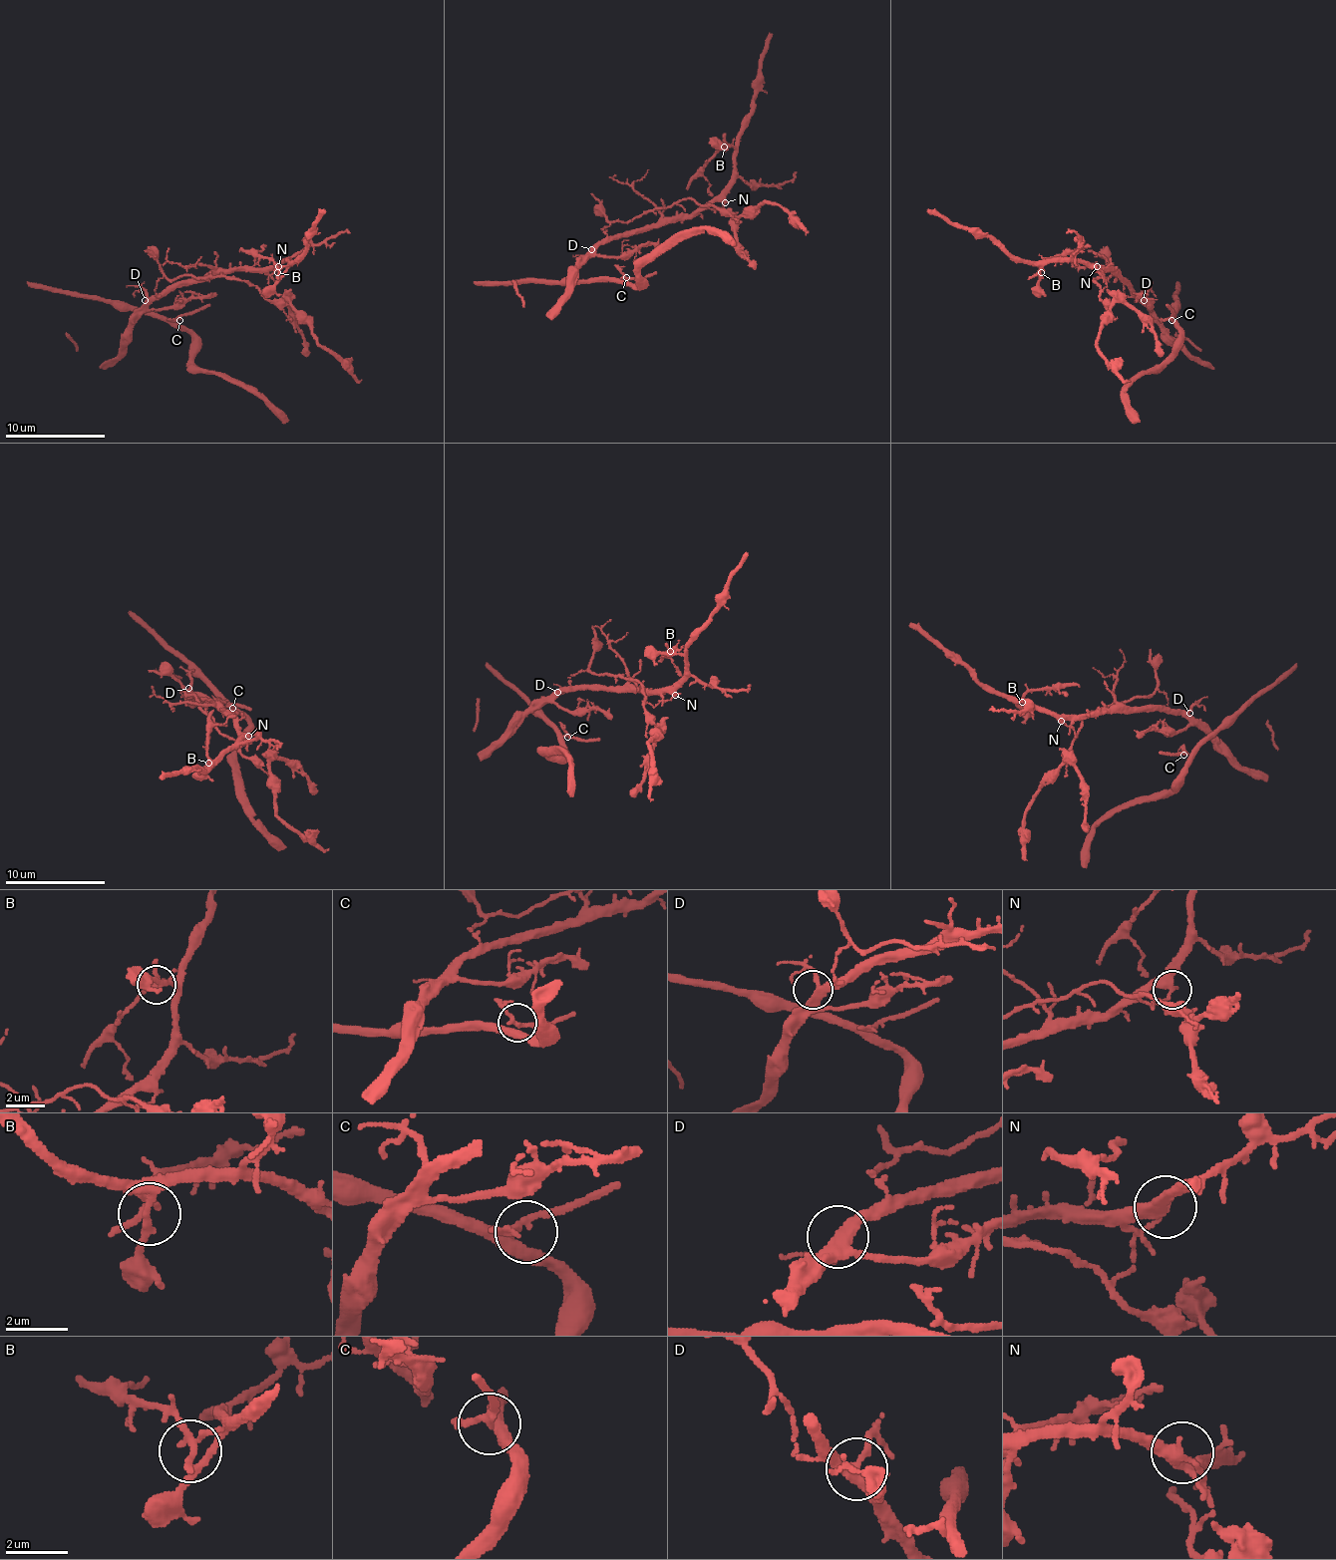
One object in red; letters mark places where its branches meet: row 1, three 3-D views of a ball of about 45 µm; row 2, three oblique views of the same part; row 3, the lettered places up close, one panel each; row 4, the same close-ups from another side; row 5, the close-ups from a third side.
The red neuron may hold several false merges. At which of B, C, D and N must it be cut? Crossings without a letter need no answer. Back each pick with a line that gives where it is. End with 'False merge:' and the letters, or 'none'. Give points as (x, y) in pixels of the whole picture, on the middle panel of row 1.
N: place (725, 202)
False merge: N

